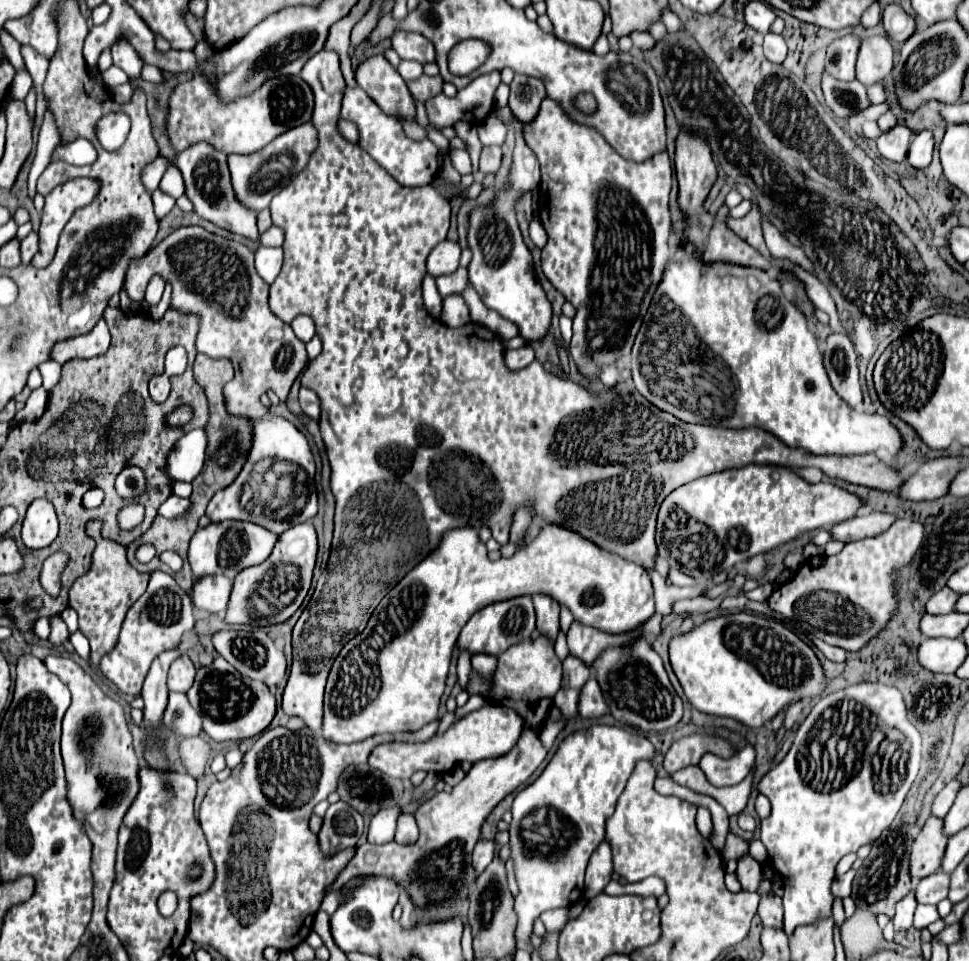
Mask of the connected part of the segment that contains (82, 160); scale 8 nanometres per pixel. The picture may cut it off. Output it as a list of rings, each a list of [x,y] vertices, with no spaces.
[[[77,139],[71,144],[59,144],[53,160],[65,160],[65,162],[76,165],[85,166],[92,164],[97,159],[97,151],[91,142],[87,139]]]

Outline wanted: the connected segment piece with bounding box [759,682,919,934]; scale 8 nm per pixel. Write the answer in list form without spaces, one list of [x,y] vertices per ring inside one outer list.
[[[861,682],[861,684],[853,684],[843,688],[843,696],[845,696],[845,704],[847,702],[855,702],[857,706],[861,706],[861,710],[871,710],[877,716],[877,728],[871,732],[871,738],[865,742],[865,750],[863,750],[863,758],[861,762],[855,764],[857,772],[853,772],[853,776],[849,778],[847,784],[835,788],[827,788],[827,782],[817,782],[817,772],[811,768],[807,756],[805,756],[805,746],[807,746],[807,738],[811,732],[811,724],[801,724],[795,736],[795,742],[789,750],[789,754],[759,782],[759,792],[765,794],[771,800],[771,816],[761,820],[761,842],[765,844],[767,852],[769,852],[769,864],[773,864],[773,868],[783,876],[783,886],[785,886],[785,894],[783,894],[783,930],[787,934],[791,934],[797,926],[801,924],[811,924],[817,918],[827,918],[831,916],[831,904],[833,904],[833,892],[831,892],[831,882],[835,880],[835,866],[837,862],[849,854],[849,852],[857,852],[863,844],[867,842],[875,842],[877,836],[881,836],[881,832],[885,828],[891,826],[893,818],[897,816],[905,794],[911,786],[911,782],[917,776],[917,762],[915,766],[907,768],[903,774],[887,774],[883,776],[881,772],[875,770],[873,766],[873,758],[879,754],[879,746],[881,742],[887,738],[887,732],[891,728],[899,730],[907,740],[909,738],[919,738],[915,726],[907,720],[907,708],[903,702],[901,692],[895,686],[885,686],[885,684],[873,684],[873,682]]]

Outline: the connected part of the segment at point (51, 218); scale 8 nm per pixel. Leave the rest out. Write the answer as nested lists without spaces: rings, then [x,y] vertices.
[[[75,178],[57,186],[45,198],[45,208],[39,228],[39,252],[33,256],[35,266],[39,268],[47,266],[53,260],[59,234],[63,226],[69,222],[71,212],[89,204],[97,194],[97,188],[99,188],[97,182],[91,178]]]

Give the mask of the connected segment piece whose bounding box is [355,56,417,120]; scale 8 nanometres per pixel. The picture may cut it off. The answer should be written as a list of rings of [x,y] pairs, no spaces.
[[[385,56],[367,58],[357,68],[355,80],[387,116],[393,116],[397,120],[417,118],[415,102],[405,80],[385,60]]]

